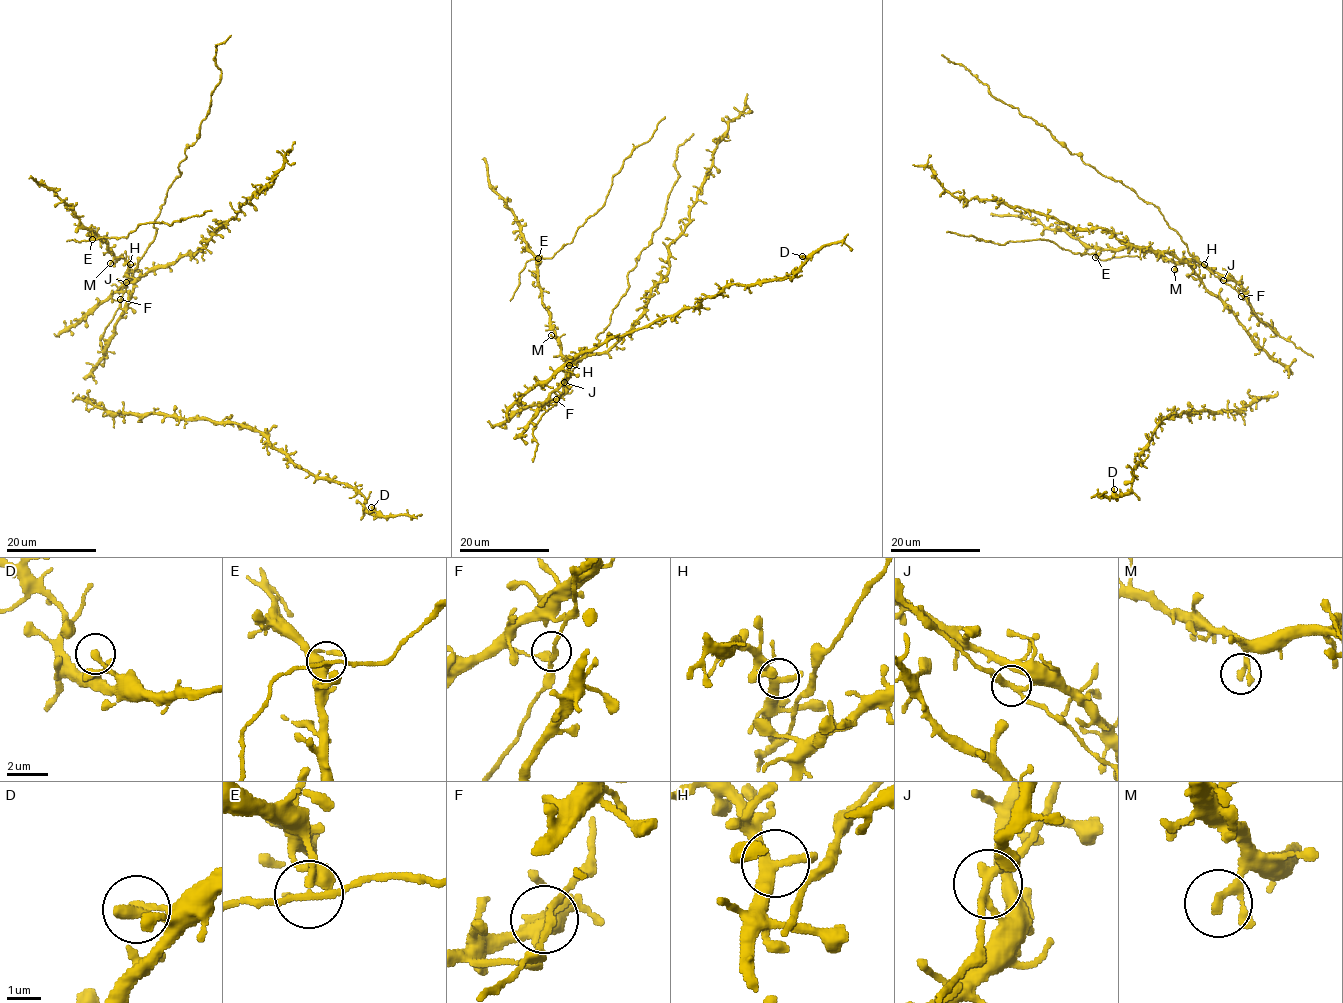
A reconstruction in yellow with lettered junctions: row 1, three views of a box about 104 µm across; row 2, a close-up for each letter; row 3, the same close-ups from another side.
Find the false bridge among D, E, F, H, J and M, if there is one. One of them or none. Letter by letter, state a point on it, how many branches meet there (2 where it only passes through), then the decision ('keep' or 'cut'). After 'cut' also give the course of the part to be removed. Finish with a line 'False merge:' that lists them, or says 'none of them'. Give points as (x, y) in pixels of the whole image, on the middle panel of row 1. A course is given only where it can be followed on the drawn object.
D: (802, 256) | 2 | keep
E: (538, 258) | 3 | cut | (538, 257), (552, 258), (573, 239), (576, 230), (604, 203), (612, 177), (623, 161), (651, 137), (665, 117)
F: (556, 399) | 3 | keep
H: (569, 365) | 3 | keep
J: (564, 382) | 3 | keep
M: (551, 335) | 2 | keep
False merge: E

